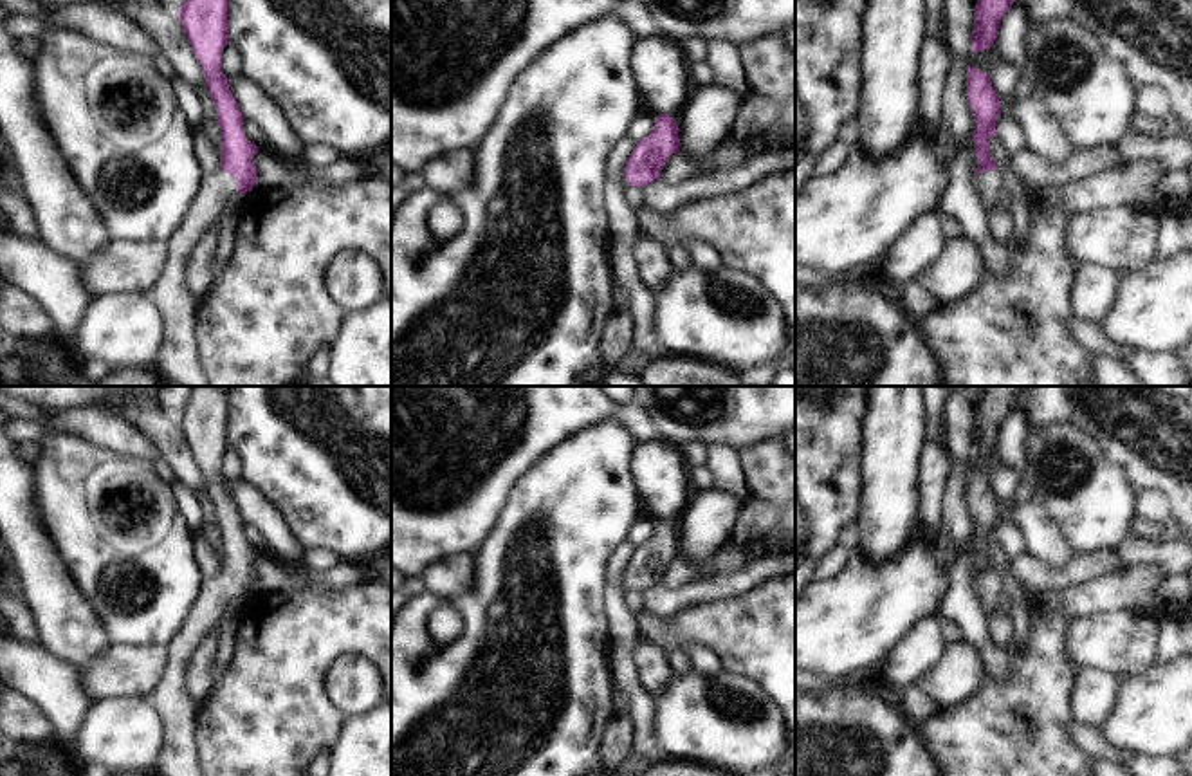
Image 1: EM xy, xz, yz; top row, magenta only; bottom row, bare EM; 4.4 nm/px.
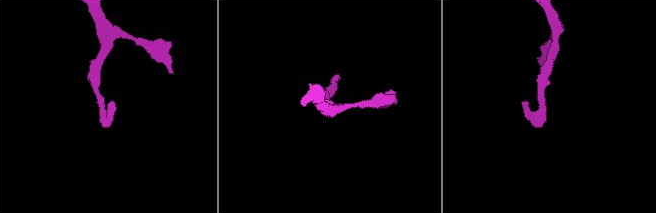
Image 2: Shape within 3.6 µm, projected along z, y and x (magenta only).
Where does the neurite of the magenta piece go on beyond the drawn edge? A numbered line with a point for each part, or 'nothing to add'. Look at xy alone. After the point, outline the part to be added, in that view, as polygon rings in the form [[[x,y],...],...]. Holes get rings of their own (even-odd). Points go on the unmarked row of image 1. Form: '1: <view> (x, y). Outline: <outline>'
1: xy (179, 757). Outline: [[[218,574],[204,581],[186,623],[166,646],[170,653],[166,671],[148,695],[164,725],[164,742],[157,758],[159,776],[204,776],[195,744],[198,707],[191,706],[182,675],[189,653],[218,626],[225,606],[236,597],[236,587],[229,577]]]

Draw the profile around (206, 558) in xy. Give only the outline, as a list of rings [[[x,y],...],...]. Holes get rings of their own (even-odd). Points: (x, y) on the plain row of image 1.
[[[200,531],[195,532],[195,561],[202,572],[202,581],[211,581],[220,574],[220,558]]]

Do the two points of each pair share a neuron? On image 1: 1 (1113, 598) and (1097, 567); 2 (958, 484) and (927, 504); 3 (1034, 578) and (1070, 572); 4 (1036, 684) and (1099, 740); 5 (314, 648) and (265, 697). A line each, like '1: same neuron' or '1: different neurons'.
1: different neurons
2: different neurons
3: same neuron
4: different neurons
5: same neuron

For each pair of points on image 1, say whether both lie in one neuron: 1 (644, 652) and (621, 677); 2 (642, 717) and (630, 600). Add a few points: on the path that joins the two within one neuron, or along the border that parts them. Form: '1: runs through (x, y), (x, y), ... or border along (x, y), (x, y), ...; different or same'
1: border along (637, 634), (632, 665), (639, 686), (650, 697); different
2: border along (623, 591), (623, 603), (635, 614); different

